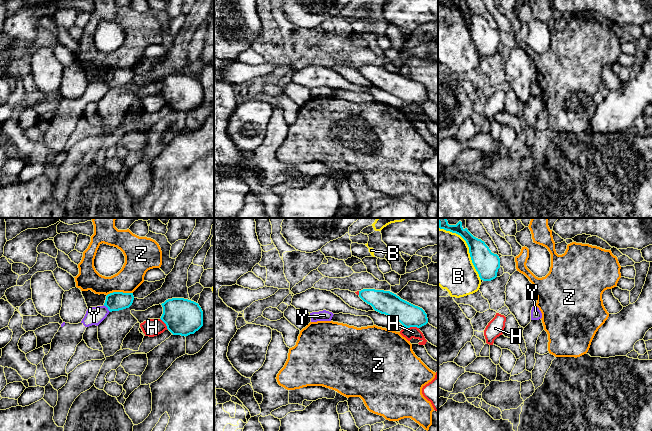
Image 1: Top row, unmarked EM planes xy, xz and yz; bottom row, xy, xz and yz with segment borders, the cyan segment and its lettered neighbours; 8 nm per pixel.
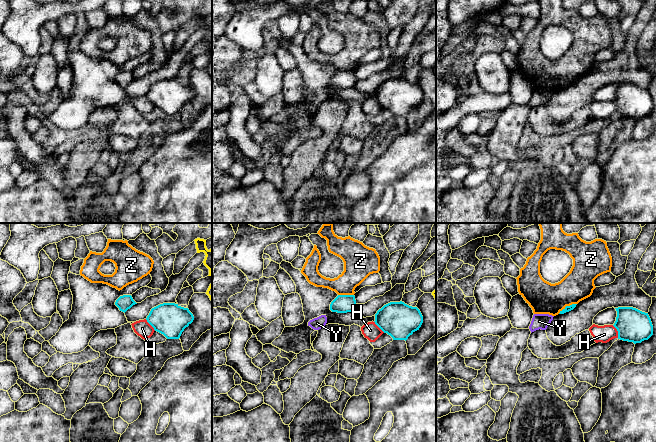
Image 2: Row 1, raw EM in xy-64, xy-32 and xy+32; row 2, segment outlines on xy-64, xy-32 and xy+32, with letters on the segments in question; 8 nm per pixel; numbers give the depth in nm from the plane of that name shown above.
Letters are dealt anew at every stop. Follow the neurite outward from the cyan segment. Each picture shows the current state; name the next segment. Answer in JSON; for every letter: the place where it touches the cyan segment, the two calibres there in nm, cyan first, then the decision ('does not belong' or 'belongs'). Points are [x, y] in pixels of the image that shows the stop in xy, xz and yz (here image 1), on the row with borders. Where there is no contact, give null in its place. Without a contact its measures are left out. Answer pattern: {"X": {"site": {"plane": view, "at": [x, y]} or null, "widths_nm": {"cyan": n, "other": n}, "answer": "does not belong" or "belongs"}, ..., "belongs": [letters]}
{"B": {"site": {"plane": "yz", "at": [468, 246]}, "widths_nm": {"cyan": 200, "other": 440}, "answer": "does not belong"}, "H": {"site": {"plane": "xz", "at": [411, 326]}, "widths_nm": {"cyan": 190, "other": 100}, "answer": "does not belong"}, "Y": {"site": {"plane": "xy", "at": [107, 307]}, "widths_nm": {"cyan": 150, "other": 140}, "answer": "does not belong"}, "Z": {"site": {"plane": "xy", "at": [119, 292]}, "widths_nm": {"cyan": 150, "other": 200}, "answer": "does not belong"}, "belongs": []}

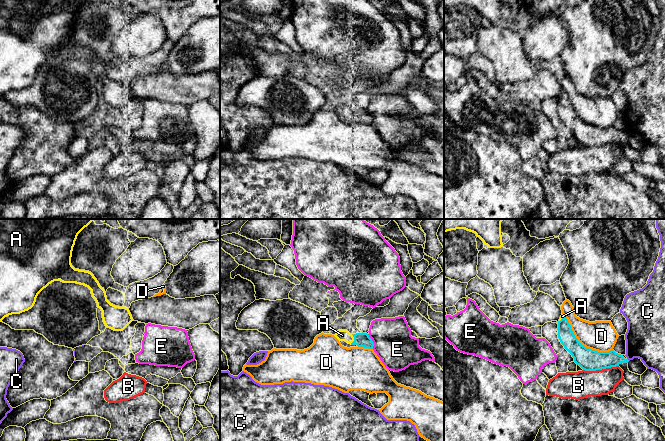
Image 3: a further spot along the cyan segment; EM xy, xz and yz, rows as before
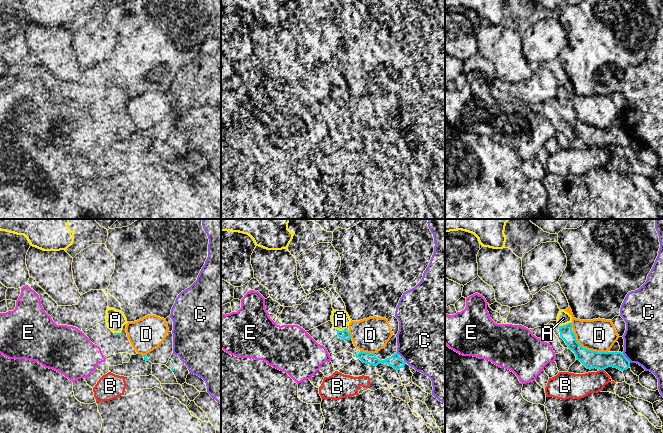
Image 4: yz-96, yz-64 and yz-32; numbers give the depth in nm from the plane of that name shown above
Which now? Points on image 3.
{"A": {"site": {"plane": "xz", "at": [354, 339]}, "widths_nm": {"cyan": 110, "other": 100}, "answer": "belongs"}, "B": {"site": {"plane": "yz", "at": [600, 369]}, "widths_nm": {"cyan": 180, "other": 220}, "answer": "does not belong"}, "C": {"site": null, "answer": "does not belong"}, "D": {"site": {"plane": "yz", "at": [582, 345]}, "widths_nm": {"cyan": 180, "other": 240}, "answer": "does not belong"}, "E": {"site": {"plane": "xz", "at": [372, 341]}, "widths_nm": {"cyan": 110, "other": 320}, "answer": "does not belong"}, "belongs": ["A"]}

